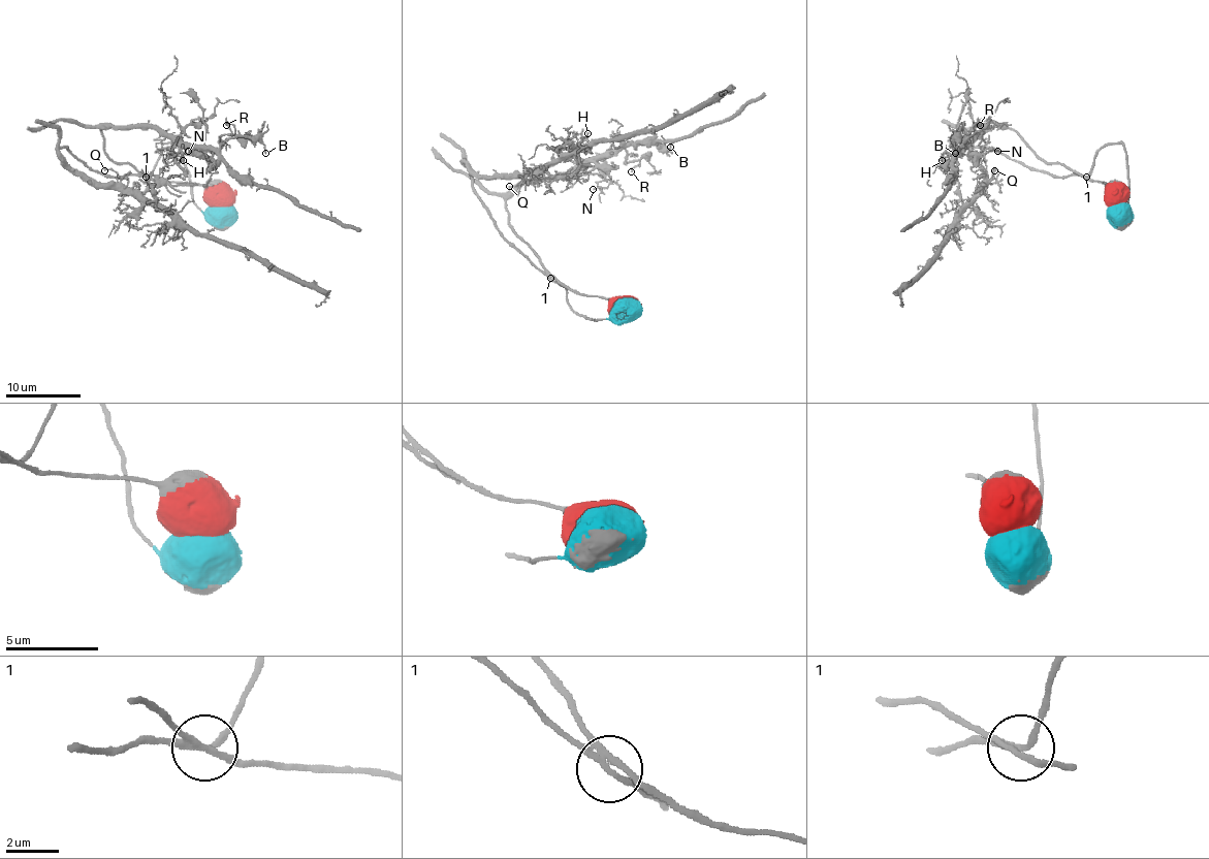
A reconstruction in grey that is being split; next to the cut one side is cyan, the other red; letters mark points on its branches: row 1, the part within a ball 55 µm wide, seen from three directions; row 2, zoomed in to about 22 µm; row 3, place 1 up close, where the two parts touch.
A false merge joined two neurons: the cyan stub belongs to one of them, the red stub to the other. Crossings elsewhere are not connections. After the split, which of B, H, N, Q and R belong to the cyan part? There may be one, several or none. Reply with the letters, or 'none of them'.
Q

